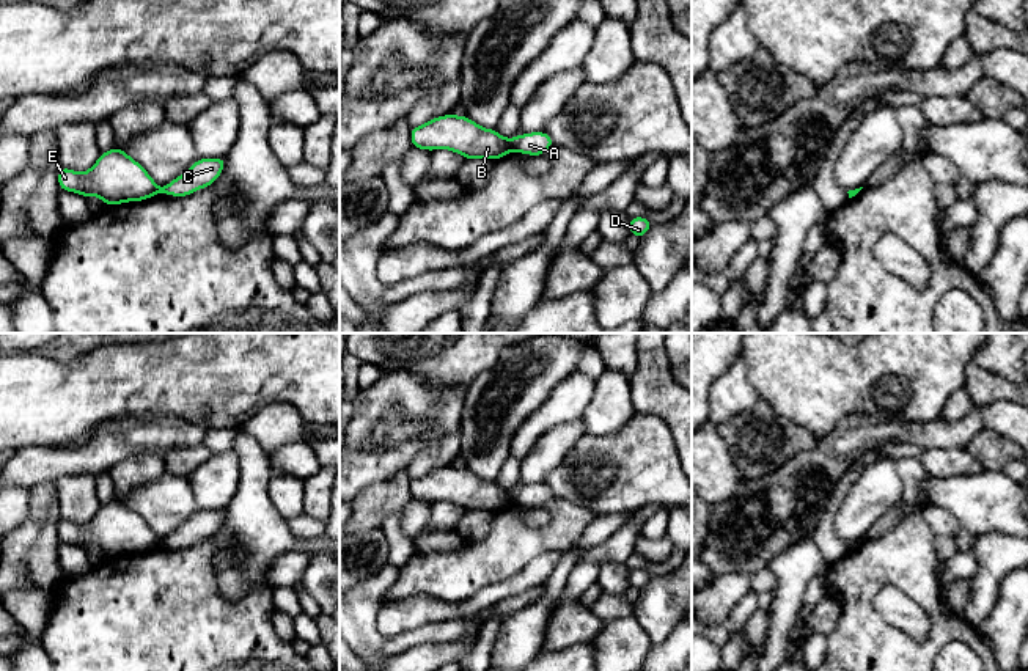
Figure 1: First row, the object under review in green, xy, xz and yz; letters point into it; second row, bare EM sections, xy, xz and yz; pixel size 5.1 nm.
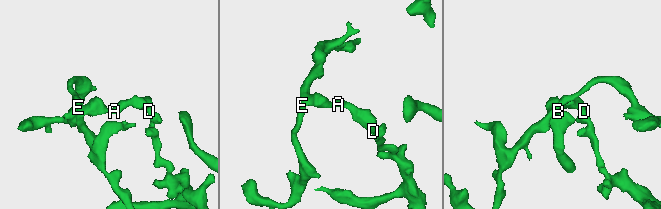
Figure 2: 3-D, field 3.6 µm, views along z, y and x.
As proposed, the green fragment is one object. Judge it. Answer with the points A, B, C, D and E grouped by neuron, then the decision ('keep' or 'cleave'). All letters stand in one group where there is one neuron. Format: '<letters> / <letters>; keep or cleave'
A C D / B E; cleave

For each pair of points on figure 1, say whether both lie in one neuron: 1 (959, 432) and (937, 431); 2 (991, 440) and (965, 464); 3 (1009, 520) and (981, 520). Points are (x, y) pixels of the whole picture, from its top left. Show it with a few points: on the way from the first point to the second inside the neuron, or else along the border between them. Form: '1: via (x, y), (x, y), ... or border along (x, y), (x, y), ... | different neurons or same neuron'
1: via (954, 432), (942, 432) | same neuron
2: border along (965, 448), (984, 469) | different neurons
3: via (1003, 520), (987, 520) | same neuron

